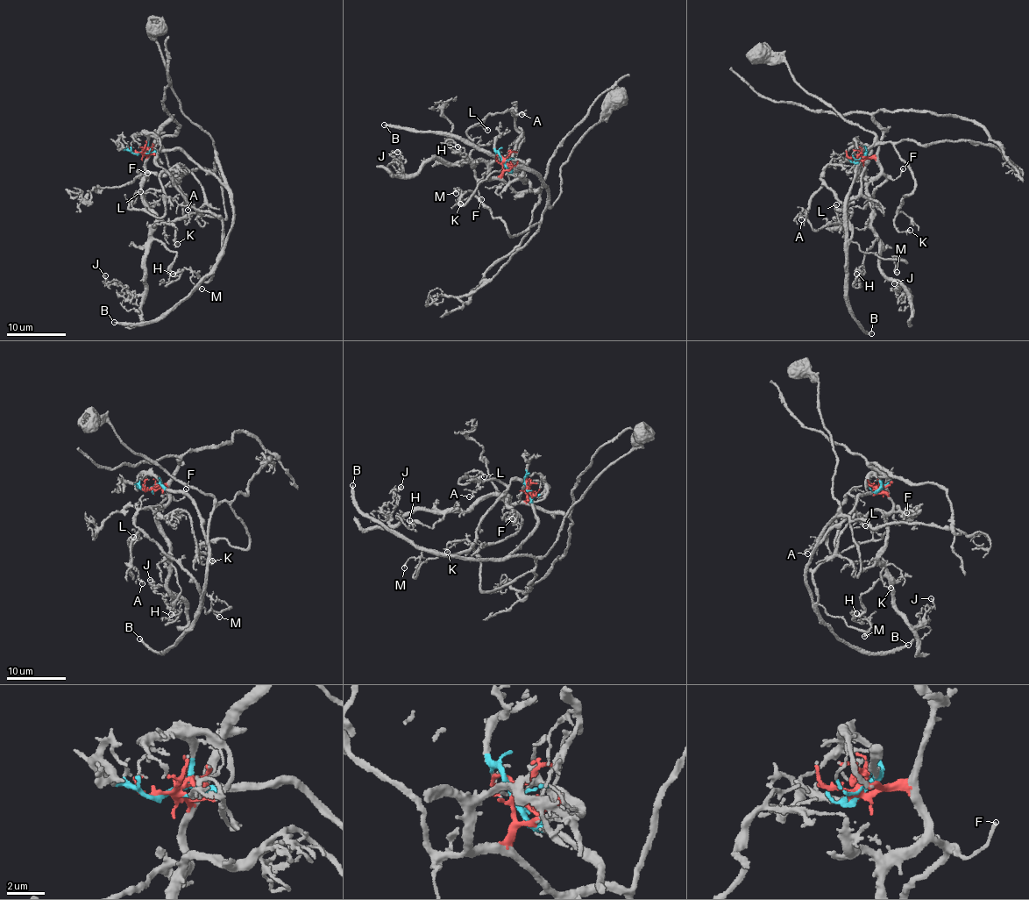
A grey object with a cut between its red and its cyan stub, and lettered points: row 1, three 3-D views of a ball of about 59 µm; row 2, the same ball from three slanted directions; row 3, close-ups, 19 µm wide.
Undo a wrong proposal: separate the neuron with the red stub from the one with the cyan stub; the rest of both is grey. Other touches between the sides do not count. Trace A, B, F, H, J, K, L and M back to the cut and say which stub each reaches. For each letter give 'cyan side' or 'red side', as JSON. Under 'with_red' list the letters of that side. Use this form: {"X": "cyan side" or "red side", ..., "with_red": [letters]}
{"A": "cyan side", "B": "cyan side", "F": "red side", "H": "red side", "J": "red side", "K": "cyan side", "L": "cyan side", "M": "cyan side", "with_red": ["F", "H", "J"]}

